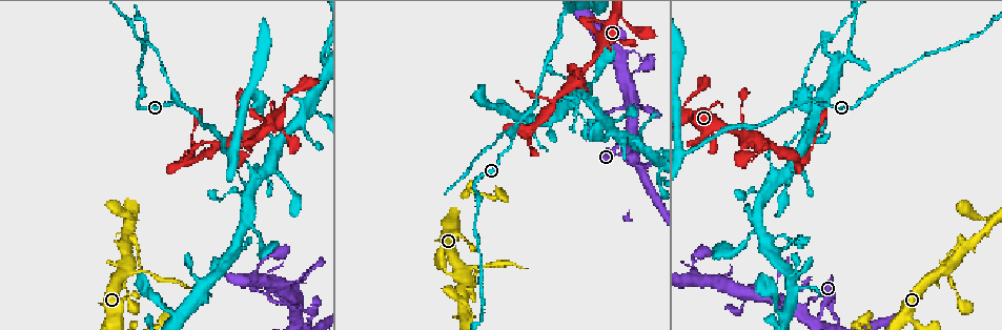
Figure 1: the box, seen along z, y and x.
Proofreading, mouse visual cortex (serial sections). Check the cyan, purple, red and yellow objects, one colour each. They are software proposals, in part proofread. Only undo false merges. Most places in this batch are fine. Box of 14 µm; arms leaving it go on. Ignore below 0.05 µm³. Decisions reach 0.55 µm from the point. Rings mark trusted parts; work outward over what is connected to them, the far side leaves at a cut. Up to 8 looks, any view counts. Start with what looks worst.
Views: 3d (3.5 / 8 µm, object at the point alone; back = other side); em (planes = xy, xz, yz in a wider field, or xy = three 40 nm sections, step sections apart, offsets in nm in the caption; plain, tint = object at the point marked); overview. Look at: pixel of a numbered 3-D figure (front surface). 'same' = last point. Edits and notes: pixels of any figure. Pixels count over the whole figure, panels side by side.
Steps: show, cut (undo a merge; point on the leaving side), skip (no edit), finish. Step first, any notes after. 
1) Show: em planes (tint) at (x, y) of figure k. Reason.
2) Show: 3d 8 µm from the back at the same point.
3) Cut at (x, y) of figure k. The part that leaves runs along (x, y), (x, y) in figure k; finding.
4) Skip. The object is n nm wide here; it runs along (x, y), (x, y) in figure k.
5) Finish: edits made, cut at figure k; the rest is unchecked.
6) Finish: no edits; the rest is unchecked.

Show: 3d 3.5 µm at (179, 101) of figure 1. Three-way junction.

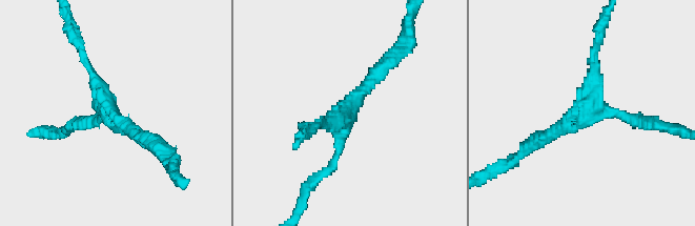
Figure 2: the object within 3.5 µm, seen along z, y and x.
Show: em xy step 1 (tint) at (110, 112) of figure 2. 3 arms meet here; the arms are 150, 150, 200 nm wide.

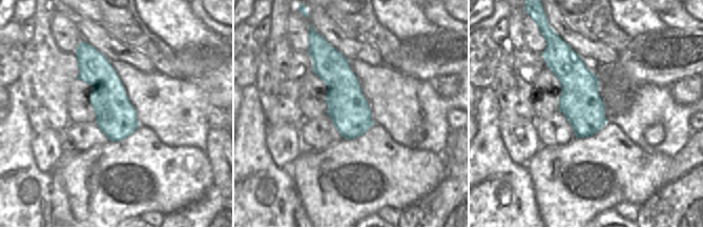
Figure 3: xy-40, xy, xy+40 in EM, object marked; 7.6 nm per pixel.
Show: em xy step 3 (tint) at the same point. Cut it another way.

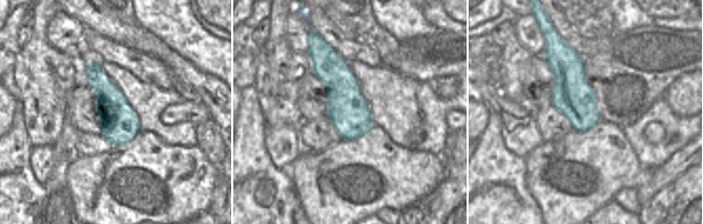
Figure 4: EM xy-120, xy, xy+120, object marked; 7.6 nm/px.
Skip. It runs along (311, 182), (334, 163), (350, 103), (376, 74) in figure 2; continuous, no second cell.

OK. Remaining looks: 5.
Show: 3d 8 µm at (581, 73) of figure 1. Two arms in line, one across.

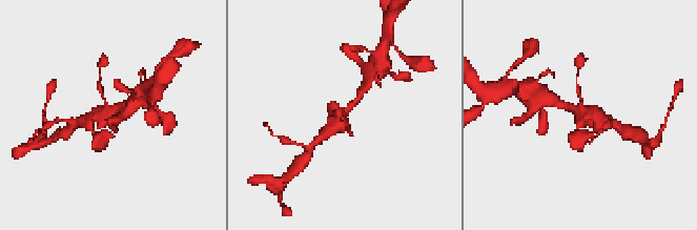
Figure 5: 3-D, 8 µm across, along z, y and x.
Show: 3d 3.5 µm at (109, 111) of figure 5.

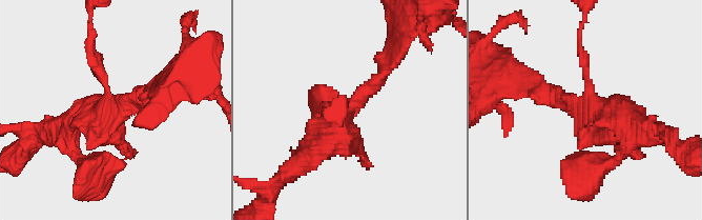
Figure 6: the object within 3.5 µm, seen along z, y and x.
Show: em planes (tint) at (109, 111) of figure 6. Shape alone is not enough.

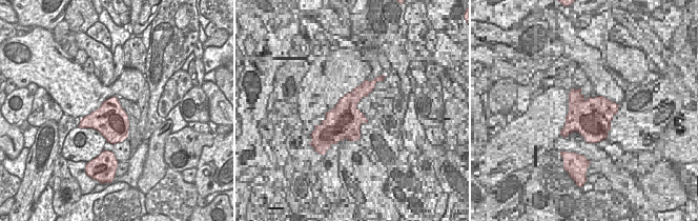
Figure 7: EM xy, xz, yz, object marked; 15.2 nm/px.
Skip. It runs along (387, 61), (303, 161) in figure 6; all the same cell.

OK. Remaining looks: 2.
Show: 3d 3.5 µm at (486, 264) of figure 1. Narrows sharply.

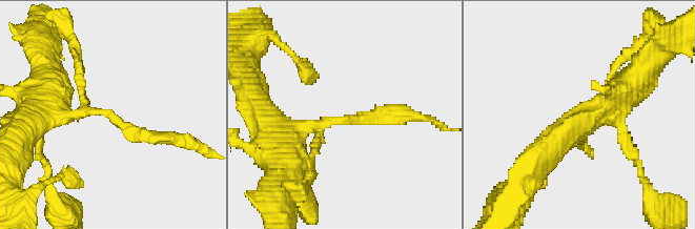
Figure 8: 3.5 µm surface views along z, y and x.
Show: em xy step 1 (tint) at (104, 111) of figure 8. Now the EM.

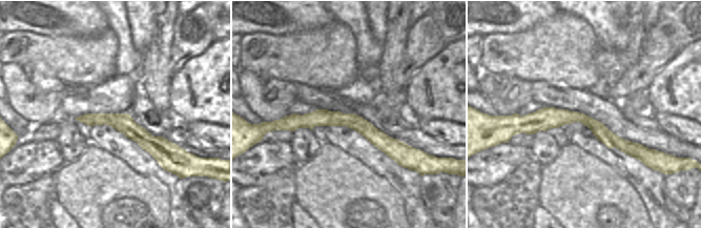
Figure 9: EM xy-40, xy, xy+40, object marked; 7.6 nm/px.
Skip. The object is 130 nm wide here; it runs along (515, 124), (582, 118), (645, 150) in figure 9; all the same cell.

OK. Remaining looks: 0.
Finish: no edits; the rest is unchecked.

